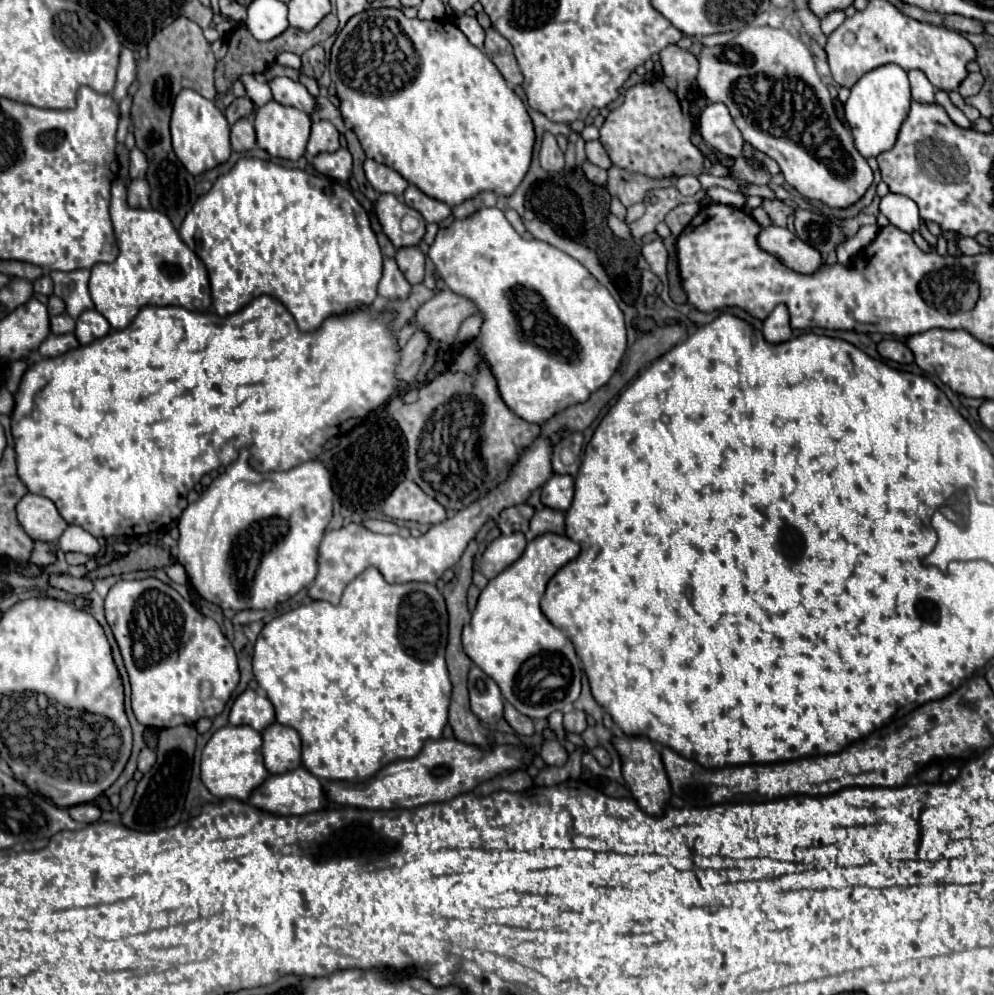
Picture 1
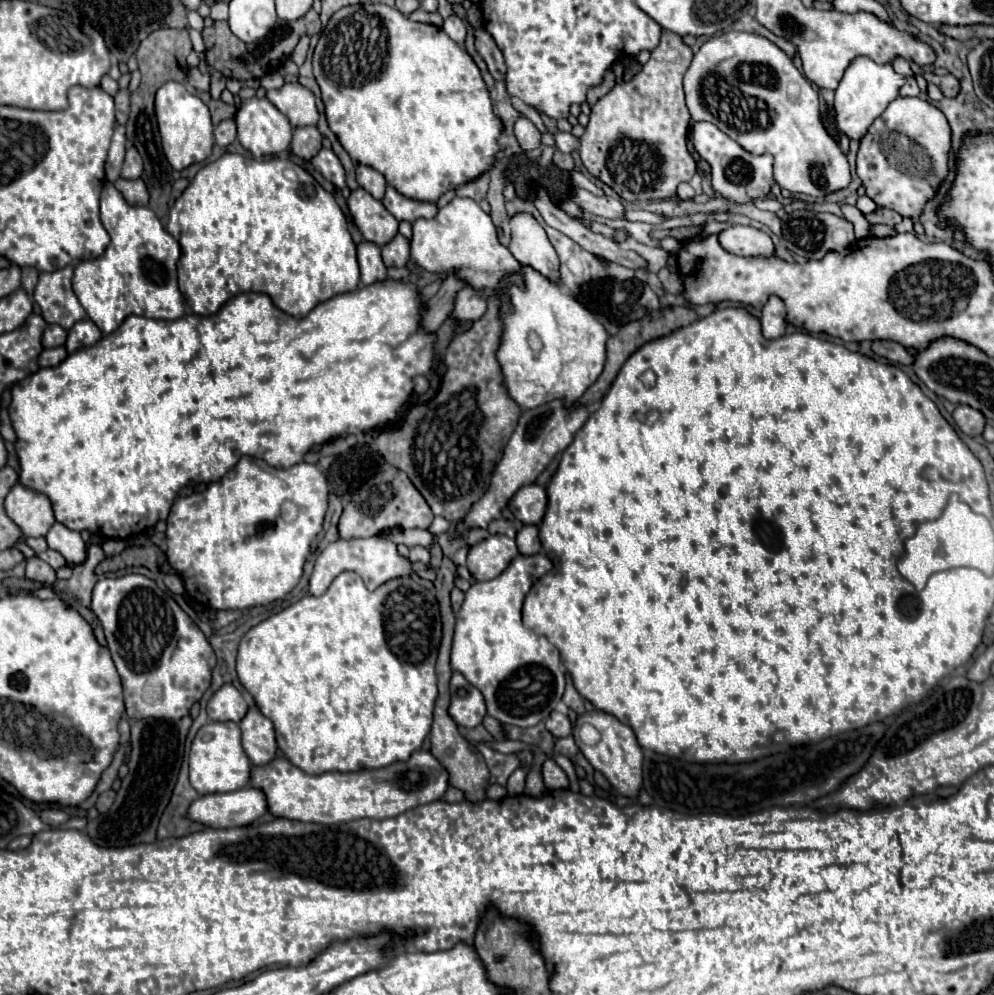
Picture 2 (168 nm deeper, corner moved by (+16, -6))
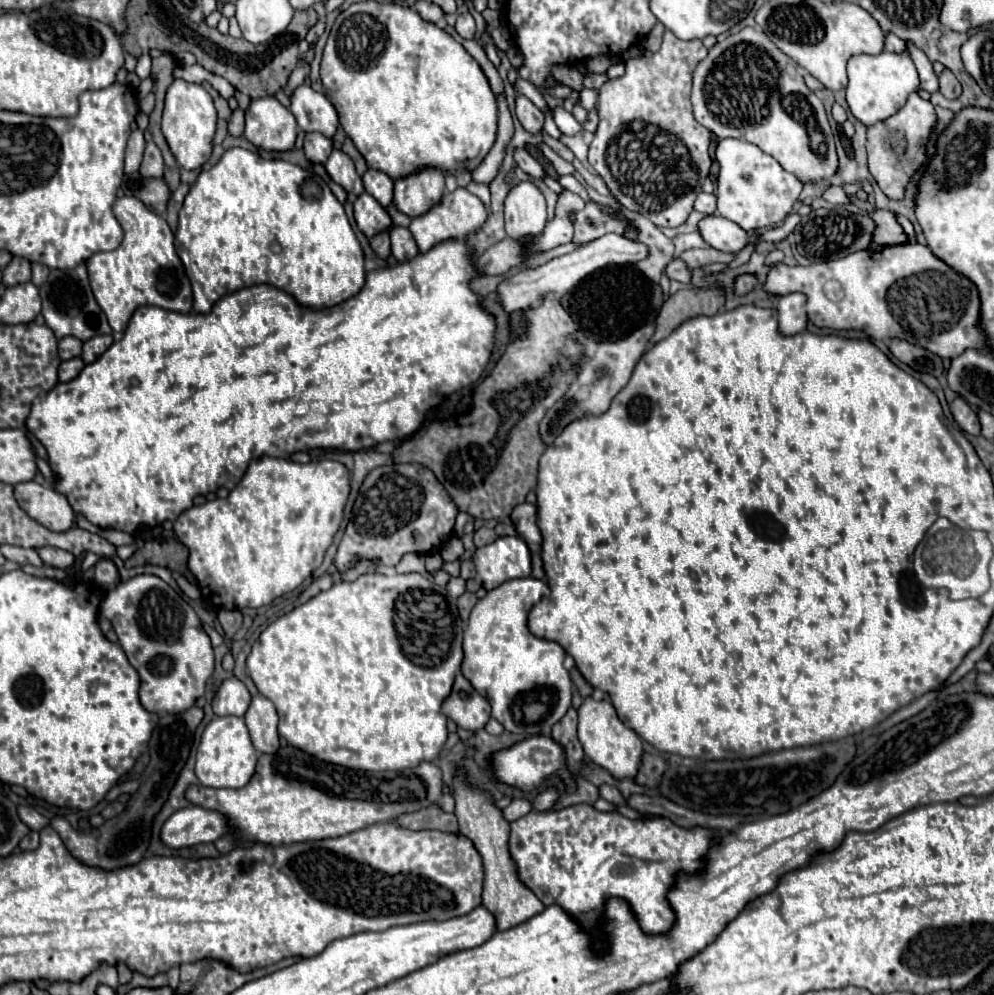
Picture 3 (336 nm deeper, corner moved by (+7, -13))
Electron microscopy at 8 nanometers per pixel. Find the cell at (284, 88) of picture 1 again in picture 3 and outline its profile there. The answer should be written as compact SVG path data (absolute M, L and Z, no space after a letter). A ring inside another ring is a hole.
M299 85L291 95L289 111L295 115L303 131L319 131L325 137L333 137L339 121L333 103L323 95L313 91L309 85Z

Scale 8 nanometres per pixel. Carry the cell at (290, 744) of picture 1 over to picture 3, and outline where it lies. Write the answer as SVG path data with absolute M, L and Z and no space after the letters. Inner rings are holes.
M255 695L251 699L251 705L243 719L245 719L245 725L251 733L251 741L257 751L261 751L261 753L277 751L277 747L279 747L277 711L267 697Z

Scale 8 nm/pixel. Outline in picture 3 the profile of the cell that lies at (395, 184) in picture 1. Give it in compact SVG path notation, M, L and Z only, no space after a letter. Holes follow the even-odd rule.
M367 169L363 175L363 185L369 195L373 195L383 207L387 207L393 201L393 179L377 169Z

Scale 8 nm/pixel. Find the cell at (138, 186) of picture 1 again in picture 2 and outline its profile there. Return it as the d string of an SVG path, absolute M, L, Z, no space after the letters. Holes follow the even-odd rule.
M118 178L114 186L130 206L144 206L148 202L148 190L144 188L144 182L140 178L138 180Z

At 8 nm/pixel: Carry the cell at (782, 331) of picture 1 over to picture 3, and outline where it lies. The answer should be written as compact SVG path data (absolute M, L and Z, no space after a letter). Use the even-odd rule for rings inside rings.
M789 293L779 297L777 311L779 311L779 331L783 335L795 335L807 329L807 311L805 311L807 297L803 293Z

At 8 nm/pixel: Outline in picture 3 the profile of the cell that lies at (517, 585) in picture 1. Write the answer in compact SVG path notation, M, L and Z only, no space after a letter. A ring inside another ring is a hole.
M531 577L505 581L503 585L489 591L483 599L477 601L477 605L471 611L469 627L463 639L465 659L461 663L461 673L473 683L479 695L485 695L487 699L491 699L493 707L497 705L497 711L493 713L497 719L503 719L501 721L503 725L509 725L505 729L519 735L547 733L553 727L553 723L561 719L565 711L571 707L571 677L563 665L565 649L555 641L547 641L547 639L539 639L531 635L527 629L527 613L547 591L549 591L547 583L539 579L531 579Z

